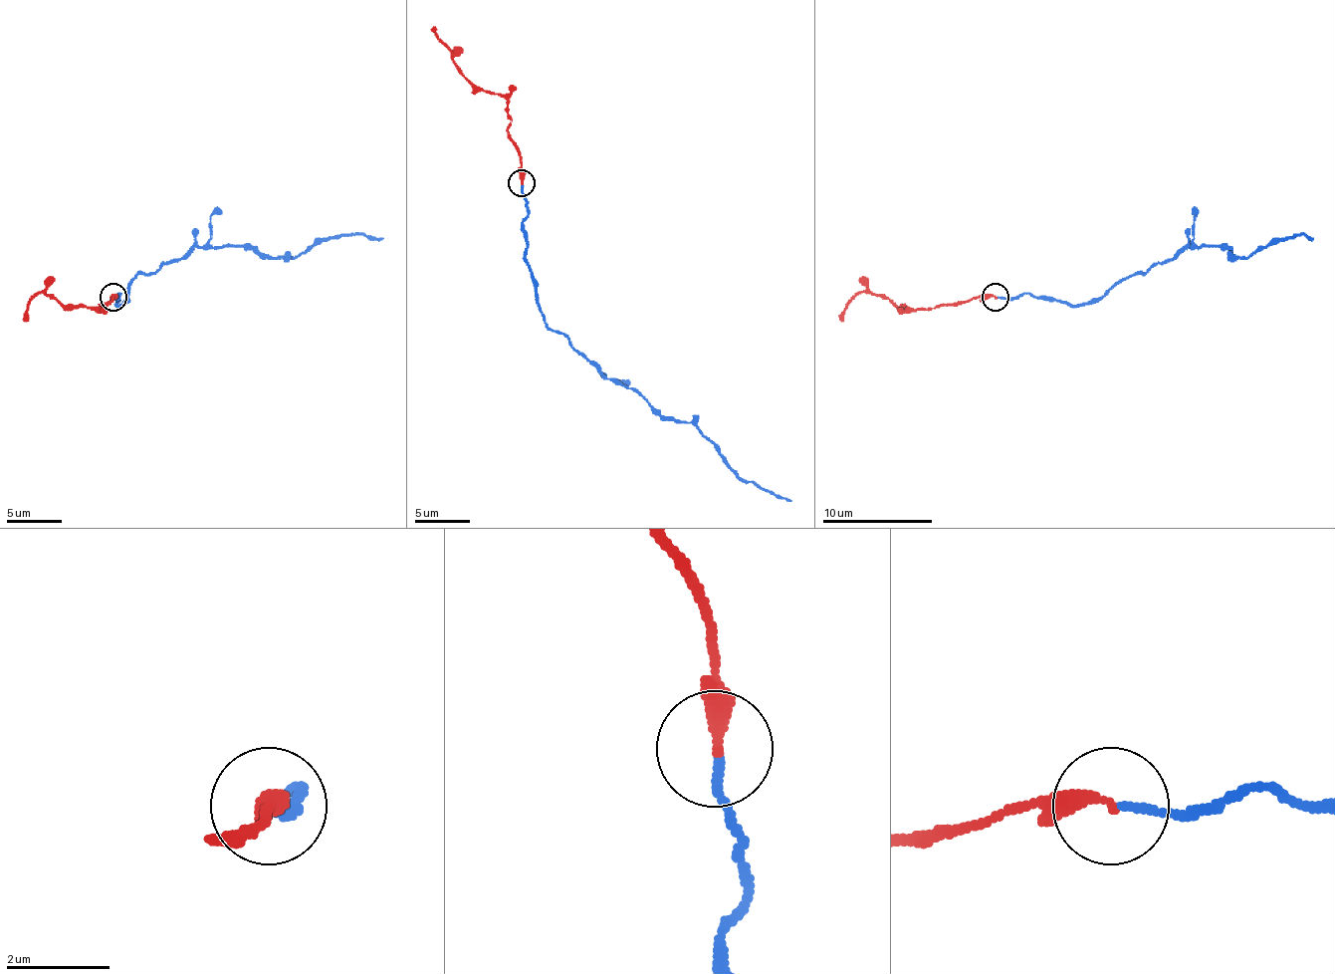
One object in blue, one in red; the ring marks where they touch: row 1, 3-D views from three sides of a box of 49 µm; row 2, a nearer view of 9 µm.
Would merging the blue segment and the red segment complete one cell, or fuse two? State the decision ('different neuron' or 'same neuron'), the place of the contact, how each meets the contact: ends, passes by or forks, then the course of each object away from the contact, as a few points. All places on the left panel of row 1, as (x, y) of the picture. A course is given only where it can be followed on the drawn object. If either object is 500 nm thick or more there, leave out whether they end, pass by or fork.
same neuron; place (112, 297); blue ends; red ends; course blue (113, 298), (119, 292), (119, 306), (135, 276), (196, 246), (297, 257), (340, 235), (382, 240); course red (113, 298), (113, 295), (100, 309), (65, 306), (45, 292), (40, 292), (29, 303), (26, 320)

